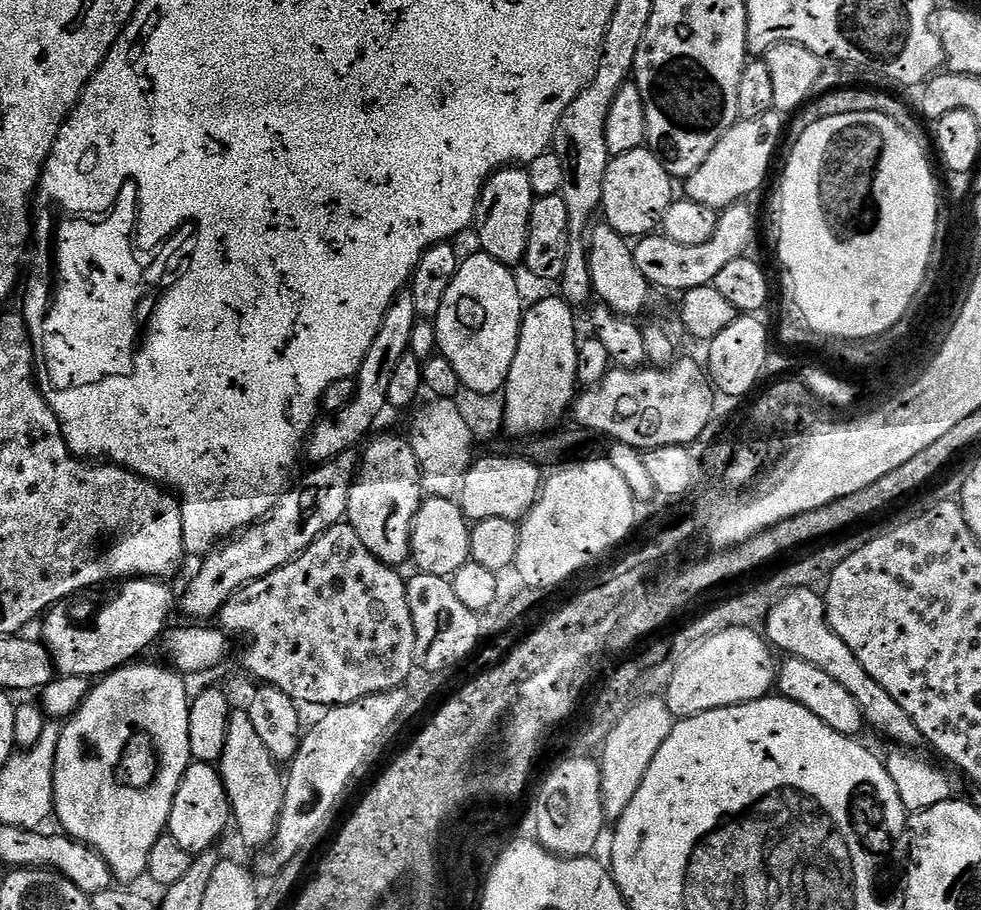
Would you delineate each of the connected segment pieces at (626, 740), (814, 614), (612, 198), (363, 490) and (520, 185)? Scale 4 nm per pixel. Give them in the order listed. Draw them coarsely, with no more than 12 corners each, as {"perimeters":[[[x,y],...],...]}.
{"perimeters":[[[667,699],[616,716],[598,753],[605,821],[622,818],[670,738]],[[815,587],[784,592],[771,647],[846,686],[865,721],[919,749],[910,714],[832,632]],[[647,147],[608,161],[602,216],[619,236],[661,227],[672,175]],[[405,437],[372,438],[346,520],[374,558],[412,555],[426,496]],[[523,167],[486,181],[474,233],[490,258],[523,265],[533,199]]]}

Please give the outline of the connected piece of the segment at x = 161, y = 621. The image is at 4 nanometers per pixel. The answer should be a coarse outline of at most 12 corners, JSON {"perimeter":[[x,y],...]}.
{"perimeter":[[129,578],[92,624],[43,617],[61,676],[103,678],[169,627],[171,583]]}

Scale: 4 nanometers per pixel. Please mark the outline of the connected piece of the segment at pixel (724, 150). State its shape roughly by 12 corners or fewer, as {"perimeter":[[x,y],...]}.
{"perimeter":[[785,117],[737,120],[683,181],[717,210],[747,201],[770,176]]}

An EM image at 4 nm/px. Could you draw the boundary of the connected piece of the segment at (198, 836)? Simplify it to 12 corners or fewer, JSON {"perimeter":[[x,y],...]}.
{"perimeter":[[189,764],[167,835],[211,852],[233,823],[216,764]]}

